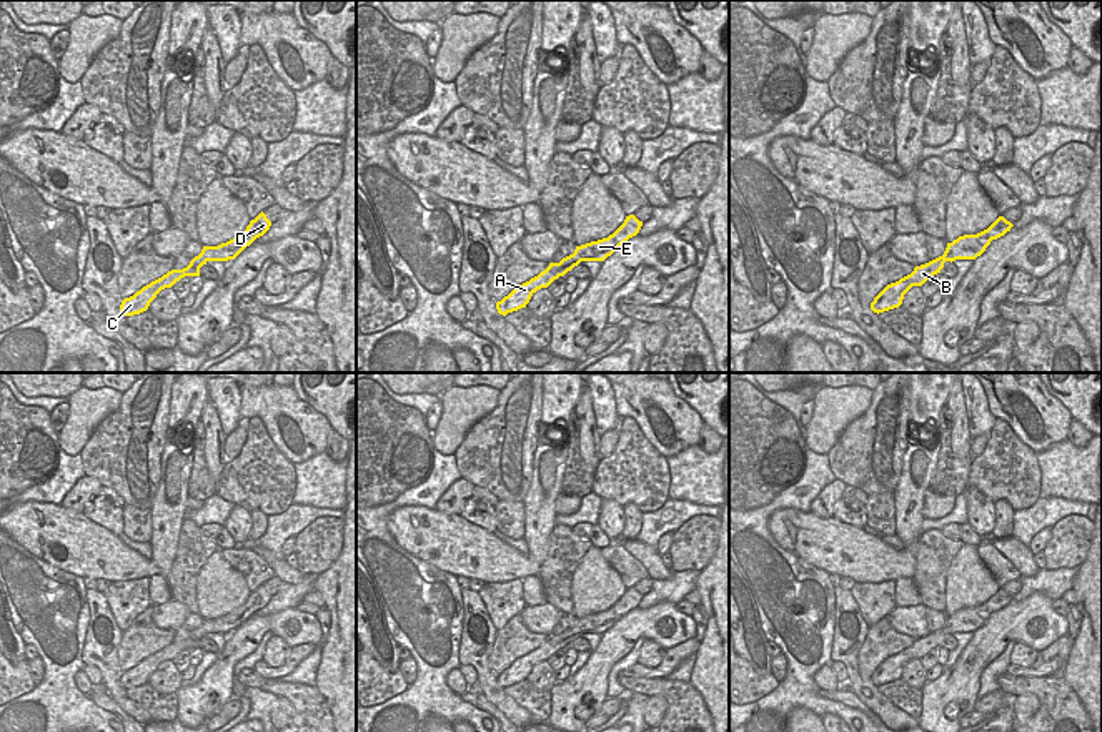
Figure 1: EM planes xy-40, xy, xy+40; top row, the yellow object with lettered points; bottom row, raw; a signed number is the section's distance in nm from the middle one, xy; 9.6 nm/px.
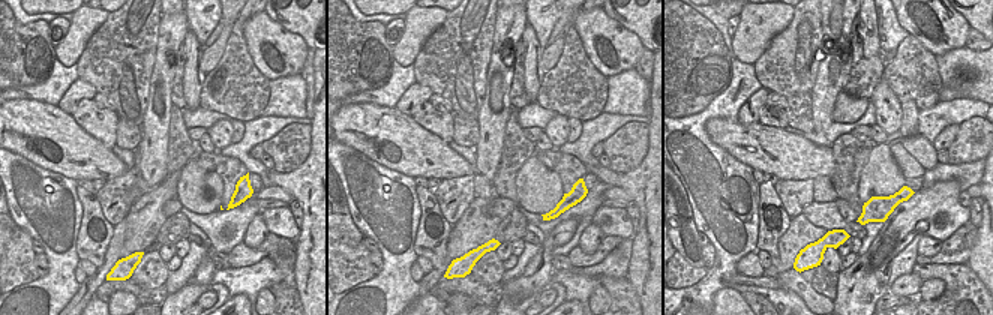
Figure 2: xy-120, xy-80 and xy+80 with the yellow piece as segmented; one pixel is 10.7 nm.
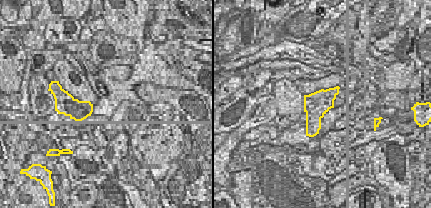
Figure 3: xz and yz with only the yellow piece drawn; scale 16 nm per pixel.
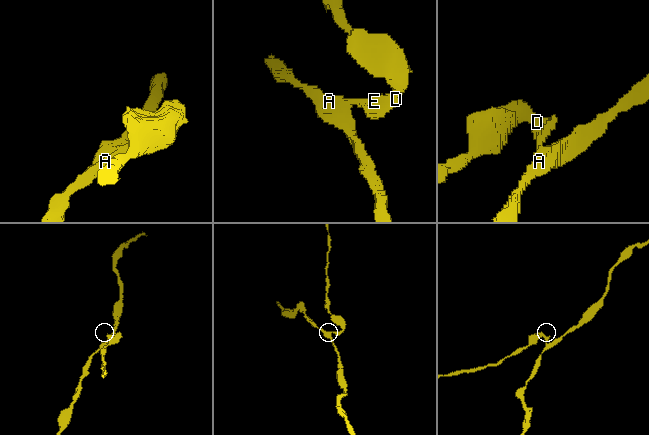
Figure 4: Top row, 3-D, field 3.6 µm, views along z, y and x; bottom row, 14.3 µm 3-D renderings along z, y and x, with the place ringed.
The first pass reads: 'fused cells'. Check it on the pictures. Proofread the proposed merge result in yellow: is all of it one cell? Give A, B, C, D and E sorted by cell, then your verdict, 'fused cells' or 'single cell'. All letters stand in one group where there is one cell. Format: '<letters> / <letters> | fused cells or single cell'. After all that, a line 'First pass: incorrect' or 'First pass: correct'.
A B C D E | single cell
First pass: incorrect

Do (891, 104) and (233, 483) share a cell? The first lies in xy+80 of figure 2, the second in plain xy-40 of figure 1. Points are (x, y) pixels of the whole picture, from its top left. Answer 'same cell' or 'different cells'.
different cells

